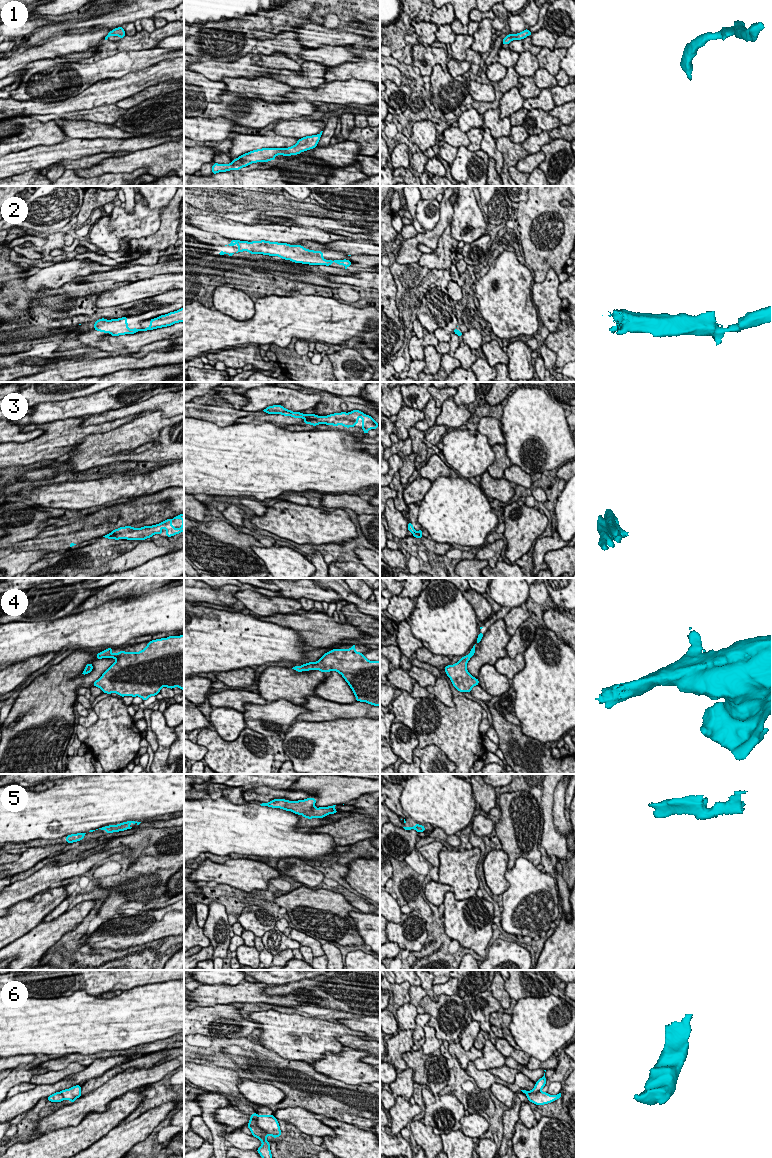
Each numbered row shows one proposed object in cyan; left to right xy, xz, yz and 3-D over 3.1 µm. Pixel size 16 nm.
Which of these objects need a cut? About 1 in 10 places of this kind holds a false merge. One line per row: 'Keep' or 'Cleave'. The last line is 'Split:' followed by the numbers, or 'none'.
1: Keep
2: Keep
3: Cleave
4: Keep
5: Keep
6: Cleave
Split: 3, 6

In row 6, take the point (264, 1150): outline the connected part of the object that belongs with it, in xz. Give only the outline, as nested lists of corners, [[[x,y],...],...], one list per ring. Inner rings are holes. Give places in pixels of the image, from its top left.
[[[255,1112],[250,1116],[248,1128],[252,1132],[252,1136],[258,1138],[262,1145],[256,1150],[262,1158],[272,1158],[270,1143],[266,1140],[267,1134],[257,1124],[258,1115]]]

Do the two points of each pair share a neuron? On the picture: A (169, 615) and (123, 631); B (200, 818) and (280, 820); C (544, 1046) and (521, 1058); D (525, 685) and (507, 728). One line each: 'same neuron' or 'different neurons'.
A: same neuron
B: same neuron
C: different neurons
D: different neurons

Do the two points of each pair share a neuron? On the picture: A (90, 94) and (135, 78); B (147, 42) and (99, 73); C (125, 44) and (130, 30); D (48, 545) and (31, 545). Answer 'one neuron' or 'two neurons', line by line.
A: one neuron
B: two neurons
C: two neurons
D: one neuron

